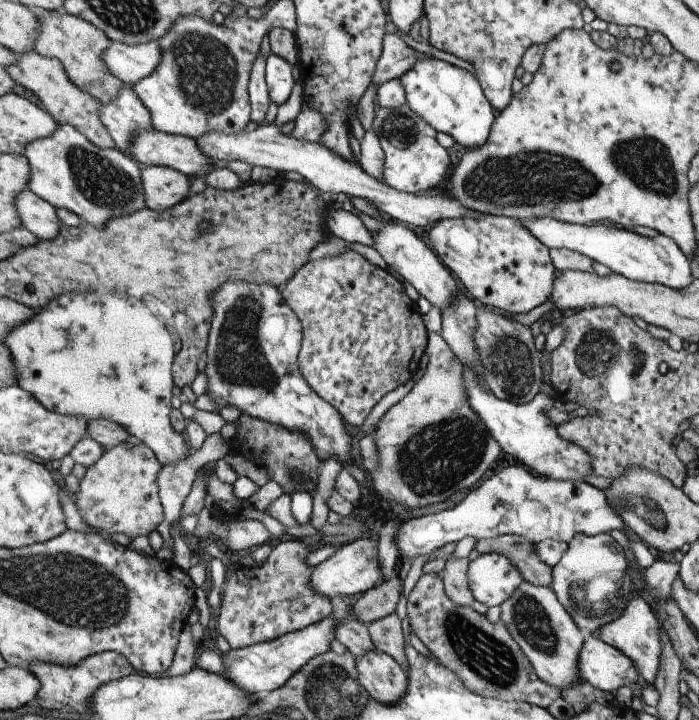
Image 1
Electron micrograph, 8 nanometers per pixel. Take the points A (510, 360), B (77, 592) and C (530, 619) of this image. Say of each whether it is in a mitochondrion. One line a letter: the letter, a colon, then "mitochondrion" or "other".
A: mitochondrion
B: mitochondrion
C: mitochondrion

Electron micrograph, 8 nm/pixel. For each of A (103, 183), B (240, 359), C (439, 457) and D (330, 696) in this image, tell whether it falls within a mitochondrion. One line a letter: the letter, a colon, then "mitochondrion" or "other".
A: mitochondrion
B: mitochondrion
C: mitochondrion
D: mitochondrion

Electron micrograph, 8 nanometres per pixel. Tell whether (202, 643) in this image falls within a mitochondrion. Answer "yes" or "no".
no

